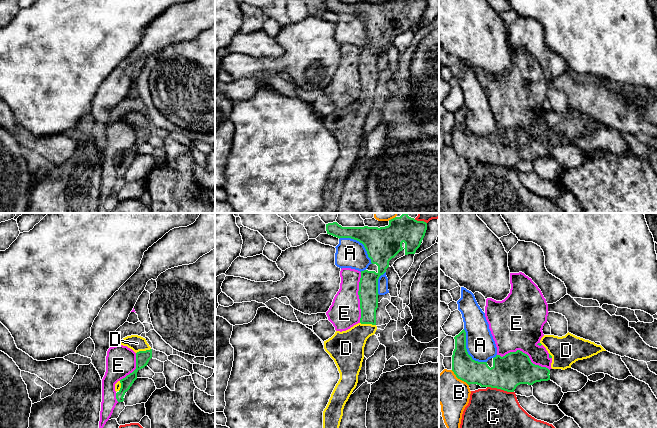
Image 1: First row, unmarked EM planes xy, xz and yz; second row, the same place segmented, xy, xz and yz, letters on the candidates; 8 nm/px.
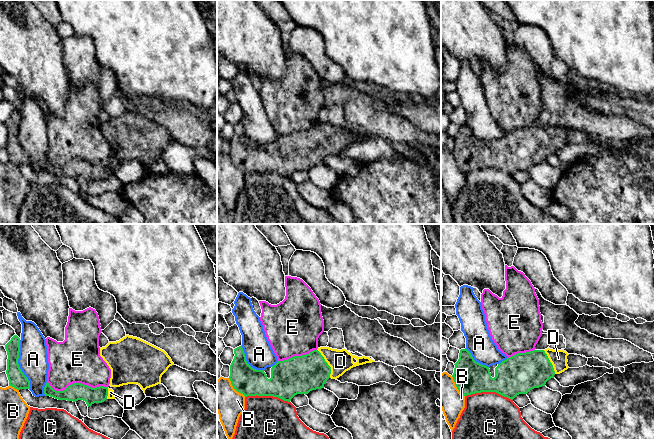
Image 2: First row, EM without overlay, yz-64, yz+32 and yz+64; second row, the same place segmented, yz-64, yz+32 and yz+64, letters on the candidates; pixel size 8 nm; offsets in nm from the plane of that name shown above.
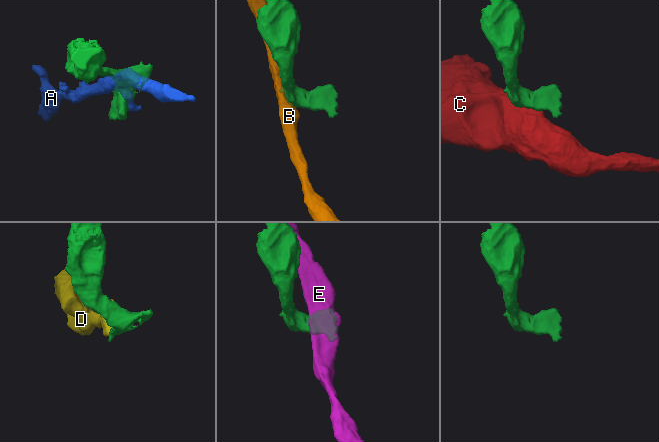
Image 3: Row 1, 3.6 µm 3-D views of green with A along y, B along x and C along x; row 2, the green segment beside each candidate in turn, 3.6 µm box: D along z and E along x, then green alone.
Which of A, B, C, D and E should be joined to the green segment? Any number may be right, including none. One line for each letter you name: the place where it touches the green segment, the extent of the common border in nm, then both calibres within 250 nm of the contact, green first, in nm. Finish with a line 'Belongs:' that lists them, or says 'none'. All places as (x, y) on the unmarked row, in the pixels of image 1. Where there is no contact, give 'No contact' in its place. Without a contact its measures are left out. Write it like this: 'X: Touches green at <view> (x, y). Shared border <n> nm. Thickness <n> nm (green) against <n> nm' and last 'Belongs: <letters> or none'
D: Touches green at xz (368, 99). Shared border 130 nm. Thickness 160 nm (green) against 260 nm
Belongs: D

